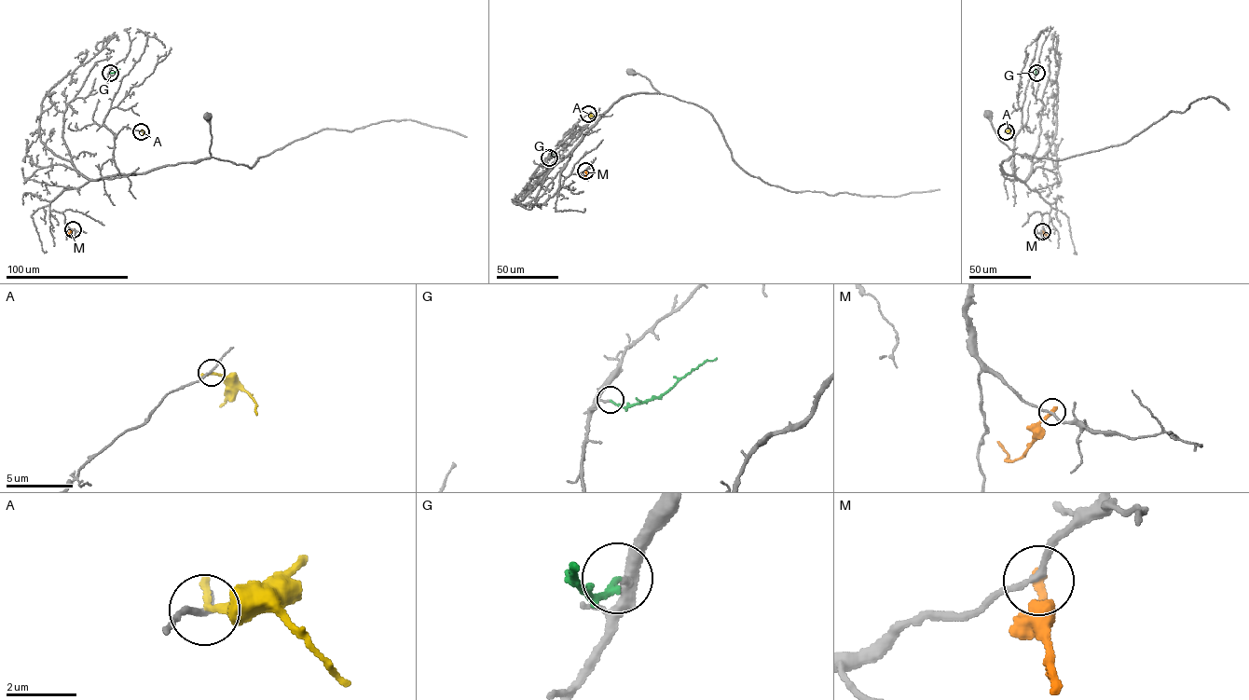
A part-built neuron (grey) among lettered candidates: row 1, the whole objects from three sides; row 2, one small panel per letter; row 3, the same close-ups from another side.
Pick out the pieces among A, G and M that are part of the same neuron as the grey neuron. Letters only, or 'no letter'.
G

